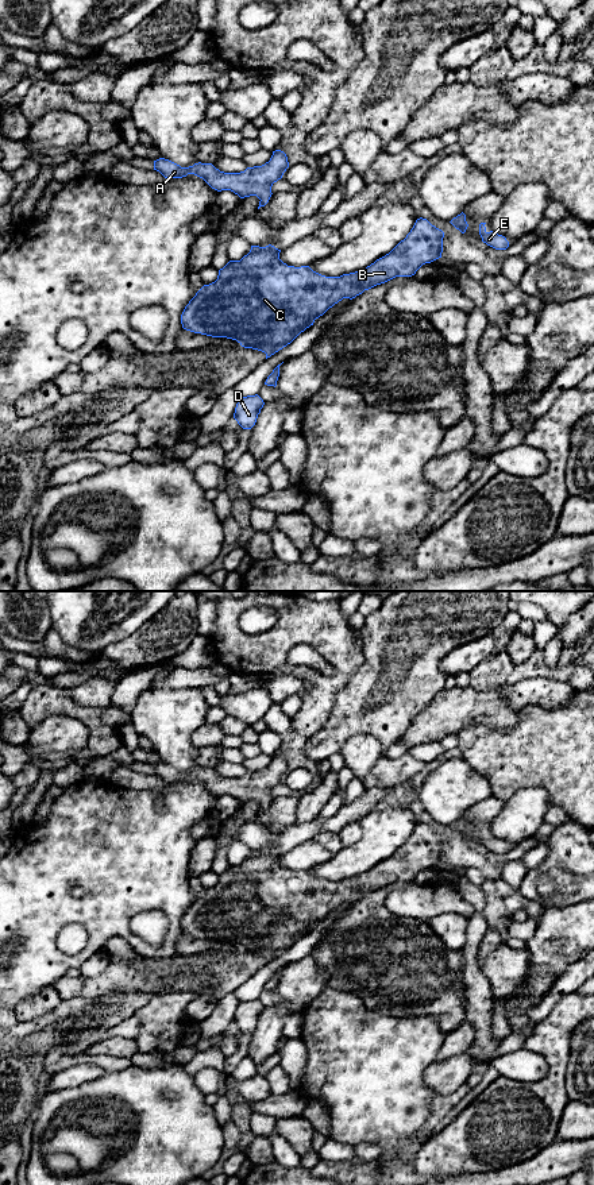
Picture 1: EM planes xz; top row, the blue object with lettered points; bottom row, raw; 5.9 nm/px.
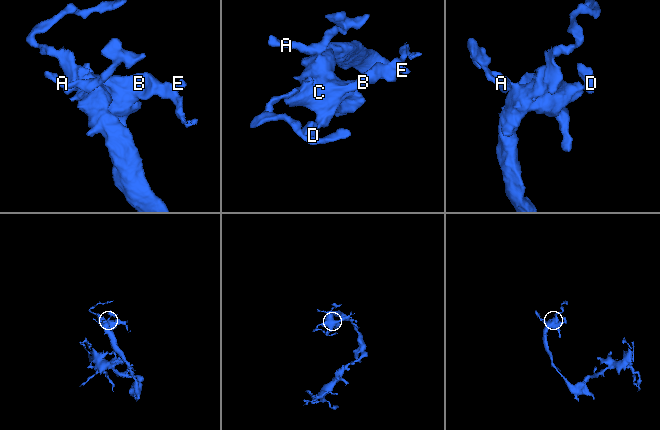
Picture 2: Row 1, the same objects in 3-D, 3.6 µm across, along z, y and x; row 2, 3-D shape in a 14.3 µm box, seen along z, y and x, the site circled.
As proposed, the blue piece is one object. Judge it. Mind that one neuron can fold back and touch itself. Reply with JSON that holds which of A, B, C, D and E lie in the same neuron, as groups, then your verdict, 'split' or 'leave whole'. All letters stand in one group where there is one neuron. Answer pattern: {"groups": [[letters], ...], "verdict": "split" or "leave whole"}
{"groups": [["A", "B", "C", "D", "E"]], "verdict": "leave whole"}

